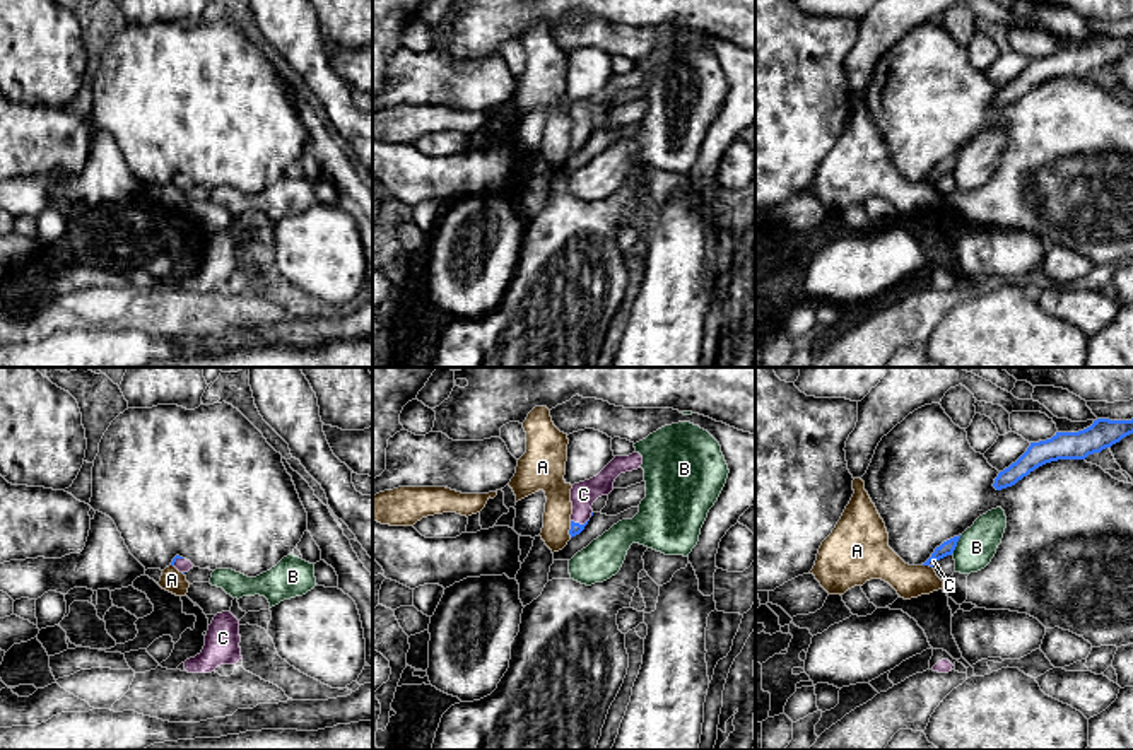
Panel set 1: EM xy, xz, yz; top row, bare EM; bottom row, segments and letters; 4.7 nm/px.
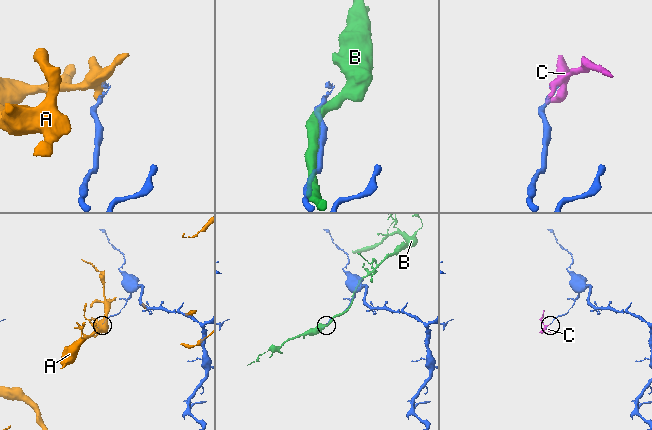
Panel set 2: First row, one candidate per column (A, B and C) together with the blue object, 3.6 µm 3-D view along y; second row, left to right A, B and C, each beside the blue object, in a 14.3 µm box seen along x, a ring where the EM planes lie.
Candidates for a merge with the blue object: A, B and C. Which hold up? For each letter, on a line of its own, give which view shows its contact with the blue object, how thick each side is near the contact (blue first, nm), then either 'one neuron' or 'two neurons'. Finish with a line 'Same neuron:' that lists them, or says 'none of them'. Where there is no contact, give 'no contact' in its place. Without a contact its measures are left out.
A: meets blue in xz; 60 nm thick on the blue side, 130 nm on the other; two neurons
B: meets blue in yz; 70 nm thick on the blue side, 180 nm on the other; two neurons
C: meets blue in xz; 60 nm thick on the blue side, 120 nm on the other; one neuron
Same neuron: C

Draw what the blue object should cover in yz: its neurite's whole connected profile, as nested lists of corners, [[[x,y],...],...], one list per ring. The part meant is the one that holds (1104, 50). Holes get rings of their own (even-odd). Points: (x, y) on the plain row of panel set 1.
[[[1097,36],[1078,50],[1056,50],[1051,56],[1030,60],[1027,68],[1008,85],[998,91],[996,108],[1015,103],[1036,85],[1058,77],[1085,77],[1133,51],[1131,38]]]

